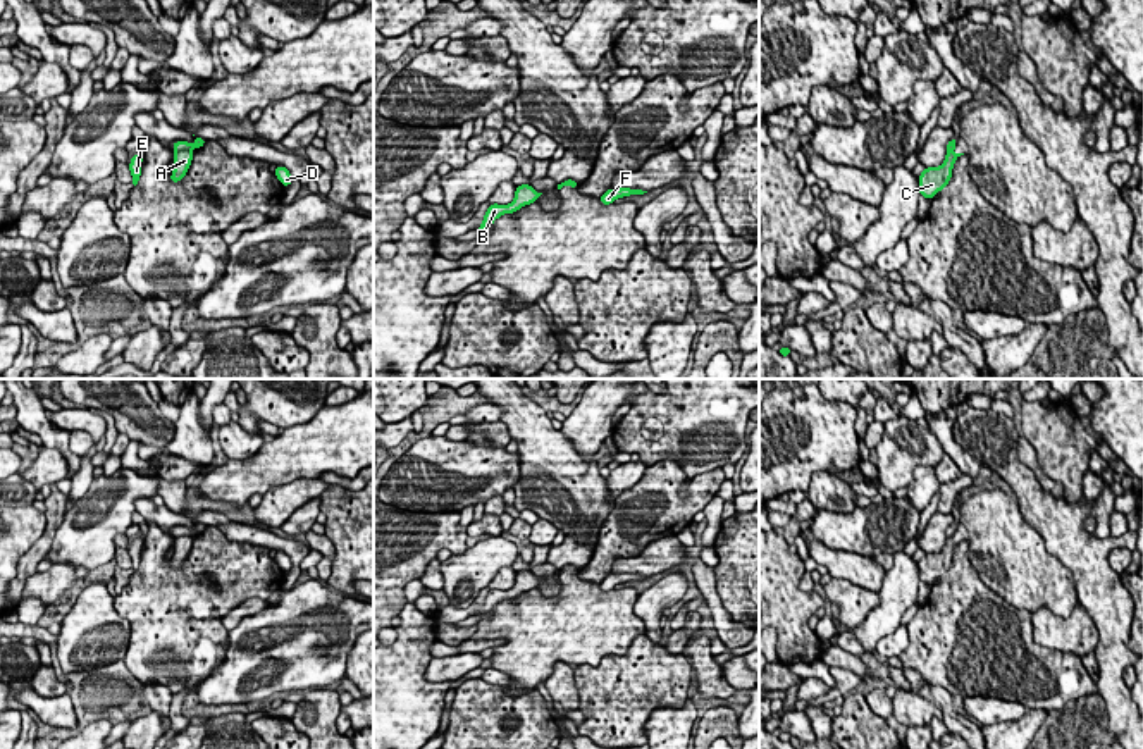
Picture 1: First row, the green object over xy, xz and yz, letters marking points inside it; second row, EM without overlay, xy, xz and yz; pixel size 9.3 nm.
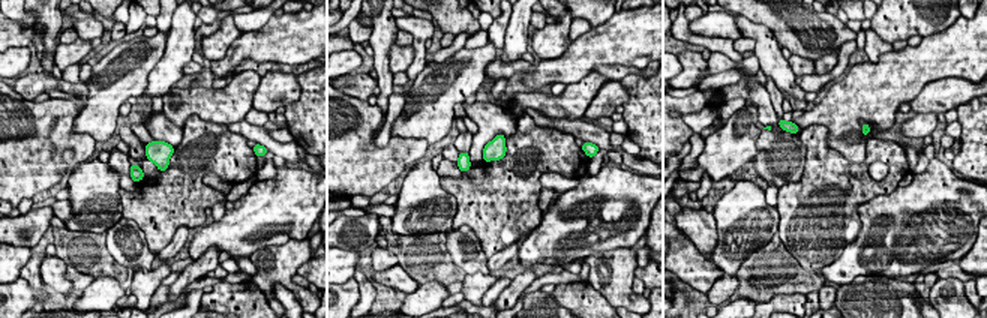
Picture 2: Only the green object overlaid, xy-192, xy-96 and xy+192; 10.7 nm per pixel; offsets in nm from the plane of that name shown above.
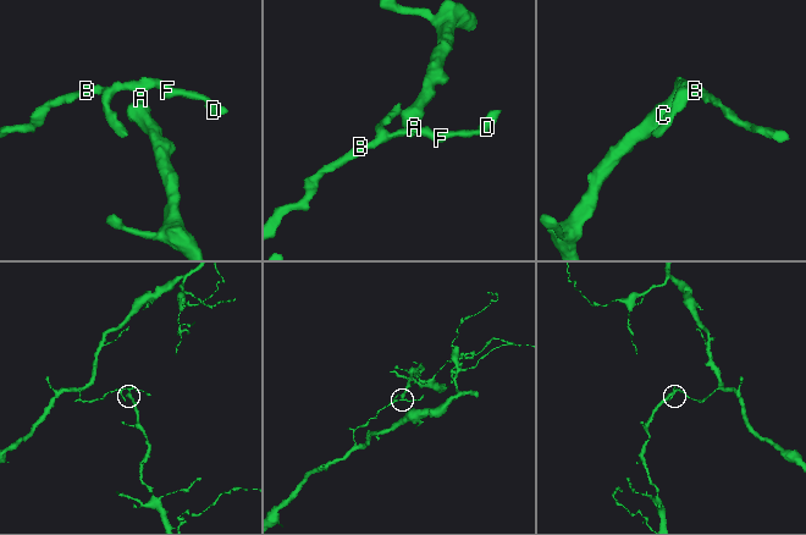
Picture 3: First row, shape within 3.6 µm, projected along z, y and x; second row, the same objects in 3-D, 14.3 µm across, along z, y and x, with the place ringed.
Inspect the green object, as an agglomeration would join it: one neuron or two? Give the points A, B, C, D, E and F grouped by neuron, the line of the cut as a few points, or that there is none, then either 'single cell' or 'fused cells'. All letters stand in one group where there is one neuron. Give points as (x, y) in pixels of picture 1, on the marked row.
groups A C / B D E F; cut xy (191, 150), (176, 152); fused cells

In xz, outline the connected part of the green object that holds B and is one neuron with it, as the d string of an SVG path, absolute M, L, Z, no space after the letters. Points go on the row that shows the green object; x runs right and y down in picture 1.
M520 184L515 191L515 200L508 205L492 203L485 210L484 220L479 229L489 227L504 214L515 214L525 205L530 205L539 200L542 193L537 193L530 184Z

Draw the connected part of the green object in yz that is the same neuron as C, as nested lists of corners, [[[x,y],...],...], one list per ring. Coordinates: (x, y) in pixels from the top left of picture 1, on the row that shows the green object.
[[[947,152],[945,162],[940,167],[926,167],[919,174],[919,195],[933,200],[933,196],[942,191],[952,177],[954,162],[964,153]]]

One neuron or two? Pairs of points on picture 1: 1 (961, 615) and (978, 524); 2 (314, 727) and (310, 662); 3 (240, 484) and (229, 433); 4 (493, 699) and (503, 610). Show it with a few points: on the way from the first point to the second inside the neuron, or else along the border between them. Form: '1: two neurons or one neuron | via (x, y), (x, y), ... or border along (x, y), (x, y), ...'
1: two neurons | border along (964, 539), (973, 563)
2: two neurons | border along (327, 686), (300, 691)
3: two neurons | border along (264, 441), (250, 457), (229, 458)
4: two neurons | border along (500, 686), (510, 693), (534, 691)

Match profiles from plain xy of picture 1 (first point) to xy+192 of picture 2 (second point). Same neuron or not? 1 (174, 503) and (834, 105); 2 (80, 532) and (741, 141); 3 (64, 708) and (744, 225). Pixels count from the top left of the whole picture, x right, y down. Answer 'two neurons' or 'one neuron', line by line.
1: two neurons
2: one neuron
3: two neurons

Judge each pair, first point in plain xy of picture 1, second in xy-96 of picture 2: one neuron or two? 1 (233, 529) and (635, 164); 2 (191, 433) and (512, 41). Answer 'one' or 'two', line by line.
1: one
2: two

